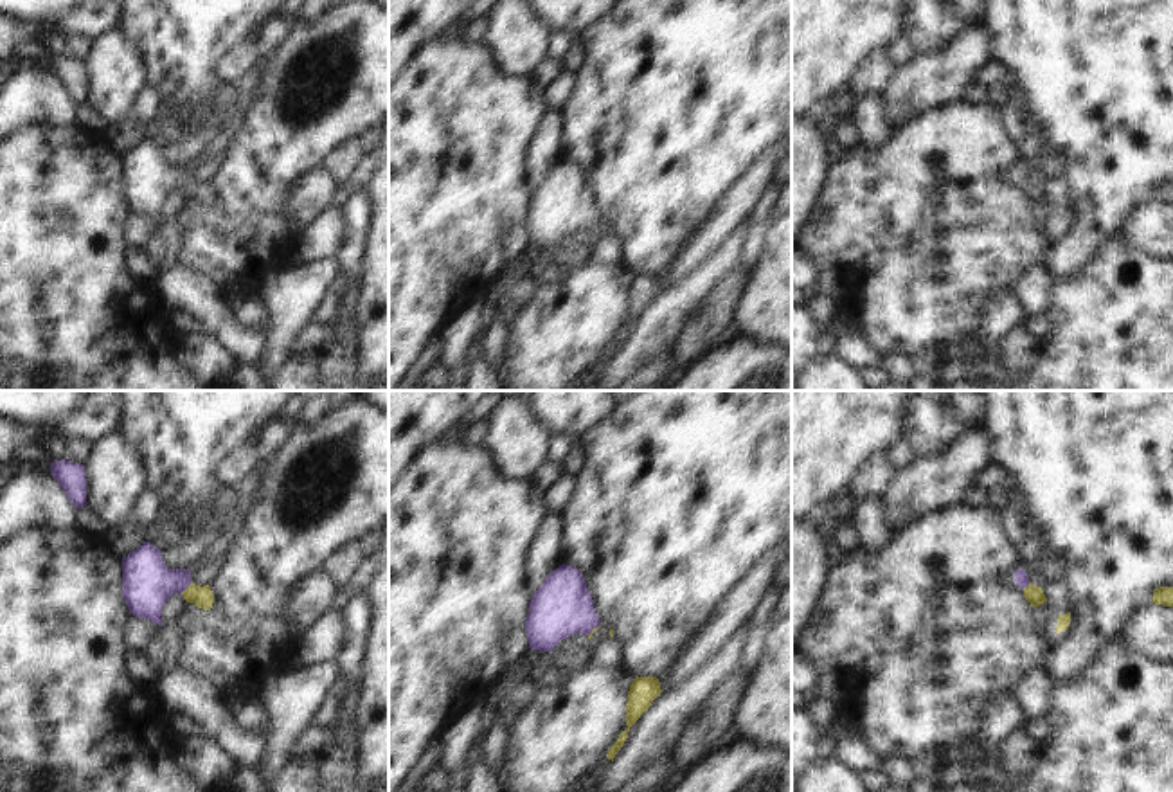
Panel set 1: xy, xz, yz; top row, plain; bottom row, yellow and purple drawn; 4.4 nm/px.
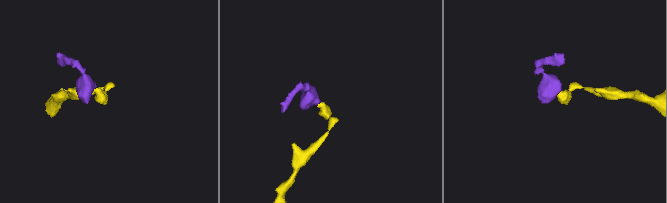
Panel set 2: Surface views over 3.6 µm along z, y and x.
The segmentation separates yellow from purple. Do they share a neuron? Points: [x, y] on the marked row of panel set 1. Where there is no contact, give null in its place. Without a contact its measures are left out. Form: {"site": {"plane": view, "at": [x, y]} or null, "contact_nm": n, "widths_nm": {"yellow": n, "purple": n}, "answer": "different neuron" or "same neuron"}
{"site": {"plane": "xy", "at": [188, 587]}, "contact_nm": 80, "widths_nm": {"yellow": 100, "purple": 220}, "answer": "same neuron"}

